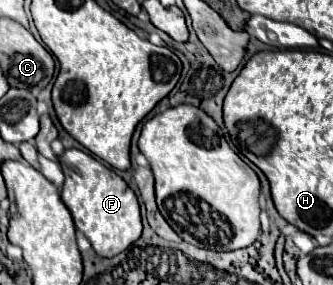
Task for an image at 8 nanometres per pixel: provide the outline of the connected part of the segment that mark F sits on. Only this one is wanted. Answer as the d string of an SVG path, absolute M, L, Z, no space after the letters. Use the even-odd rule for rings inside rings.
M70 148L58 158L62 172L66 176L62 186L62 202L68 206L76 231L90 240L92 248L98 256L112 258L124 252L130 244L134 244L142 234L140 206L136 194L128 188L128 184L106 164L96 160L84 150Z

